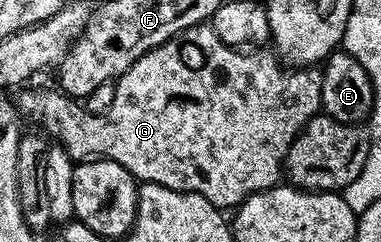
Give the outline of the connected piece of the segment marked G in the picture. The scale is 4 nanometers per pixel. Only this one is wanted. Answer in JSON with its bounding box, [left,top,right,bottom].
[17,23,323,211]

